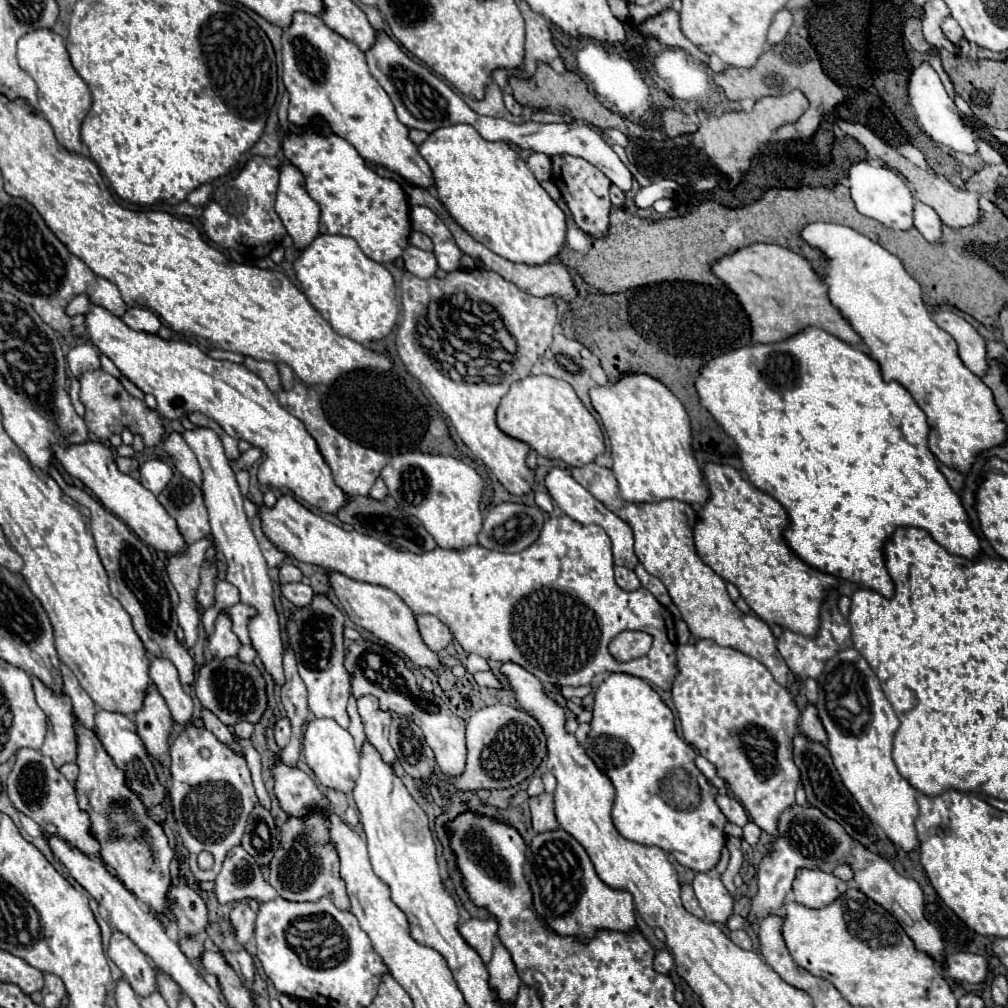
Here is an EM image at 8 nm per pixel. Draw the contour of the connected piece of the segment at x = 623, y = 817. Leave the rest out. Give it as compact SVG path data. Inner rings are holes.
M612 673L596 689L594 719L584 743L588 755L616 787L614 827L622 837L656 845L692 871L710 871L726 845L726 817L716 805L716 787L696 769L696 751L676 735L674 713L640 677ZM668 779L674 783L668 785Z

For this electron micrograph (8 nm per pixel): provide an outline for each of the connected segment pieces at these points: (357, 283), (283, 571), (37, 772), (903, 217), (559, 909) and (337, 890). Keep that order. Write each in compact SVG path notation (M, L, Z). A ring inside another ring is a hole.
M318 235L294 261L296 279L312 307L332 329L358 343L384 339L398 321L396 285L390 271L368 259L352 237Z
M286 563L280 567L280 583L292 583L292 581L300 581L302 579L302 573L298 567Z
M18 749L14 769L8 777L8 795L14 807L32 817L46 833L62 837L90 857L98 857L98 841L90 833L88 815L78 807L74 785L52 765L50 757L36 749Z
M862 161L862 163L856 163L850 167L848 181L850 181L850 193L856 203L856 209L862 215L876 219L890 229L910 229L914 225L914 215L912 215L914 197L898 173L894 173L892 169L882 167L878 163Z
M564 829L538 833L526 855L526 873L534 893L534 909L546 925L558 935L574 935L590 941L598 929L630 931L636 927L632 895L622 889L608 887L594 871L584 847Z
M312 809L306 817L288 817L280 831L280 847L270 861L268 883L278 891L278 895L286 901L318 901L330 897L338 909L348 911L350 899L338 869L338 855L330 841L328 815L322 813L322 809Z

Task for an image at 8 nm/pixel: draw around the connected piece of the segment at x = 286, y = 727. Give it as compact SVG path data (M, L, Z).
M282 717L276 725L274 725L274 739L278 743L280 749L284 749L290 741L290 721L286 717Z

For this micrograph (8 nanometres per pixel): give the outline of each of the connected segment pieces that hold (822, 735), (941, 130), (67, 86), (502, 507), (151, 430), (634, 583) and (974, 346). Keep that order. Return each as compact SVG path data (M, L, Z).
M806 705L806 709L802 711L802 717L800 717L800 731L812 739L812 741L818 741L818 743L826 743L828 737L826 737L826 731L820 723L820 717L818 717L818 711L814 705Z
M922 63L918 69L912 71L910 77L910 105L914 109L918 127L938 145L942 145L944 149L948 149L950 153L966 153L966 155L974 155L978 151L978 143L976 143L976 133L972 127L968 127L962 119L962 115L958 113L958 107L954 105L952 97L946 93L944 85L940 83L940 77L936 75L936 71L930 67L930 63Z
M36 29L26 33L18 41L18 63L20 67L36 81L38 85L38 99L40 99L40 113L42 117L52 125L56 139L70 151L80 153L82 141L80 141L80 125L90 111L92 97L90 89L84 83L84 79L76 73L76 69L70 63L70 55L66 51L64 39L52 31L52 29Z
M500 503L484 519L478 543L492 551L518 553L530 547L544 525L544 511L536 505Z
M96 369L96 371L84 373L80 379L80 385L82 385L80 401L86 407L84 421L90 429L90 433L94 433L100 441L108 441L110 435L114 435L114 433L120 435L122 429L130 429L134 435L140 435L146 447L154 447L164 439L166 431L162 425L160 413L156 409L148 409L144 401L132 397L116 377L108 375L102 369Z
M614 567L614 573L616 573L616 583L618 583L624 591L636 591L636 589L642 587L634 571L630 571L630 569L626 569L626 567Z
M952 311L934 313L934 321L956 339L958 349L960 349L960 359L964 361L964 365L978 377L986 375L988 361L986 361L984 337L964 317Z

